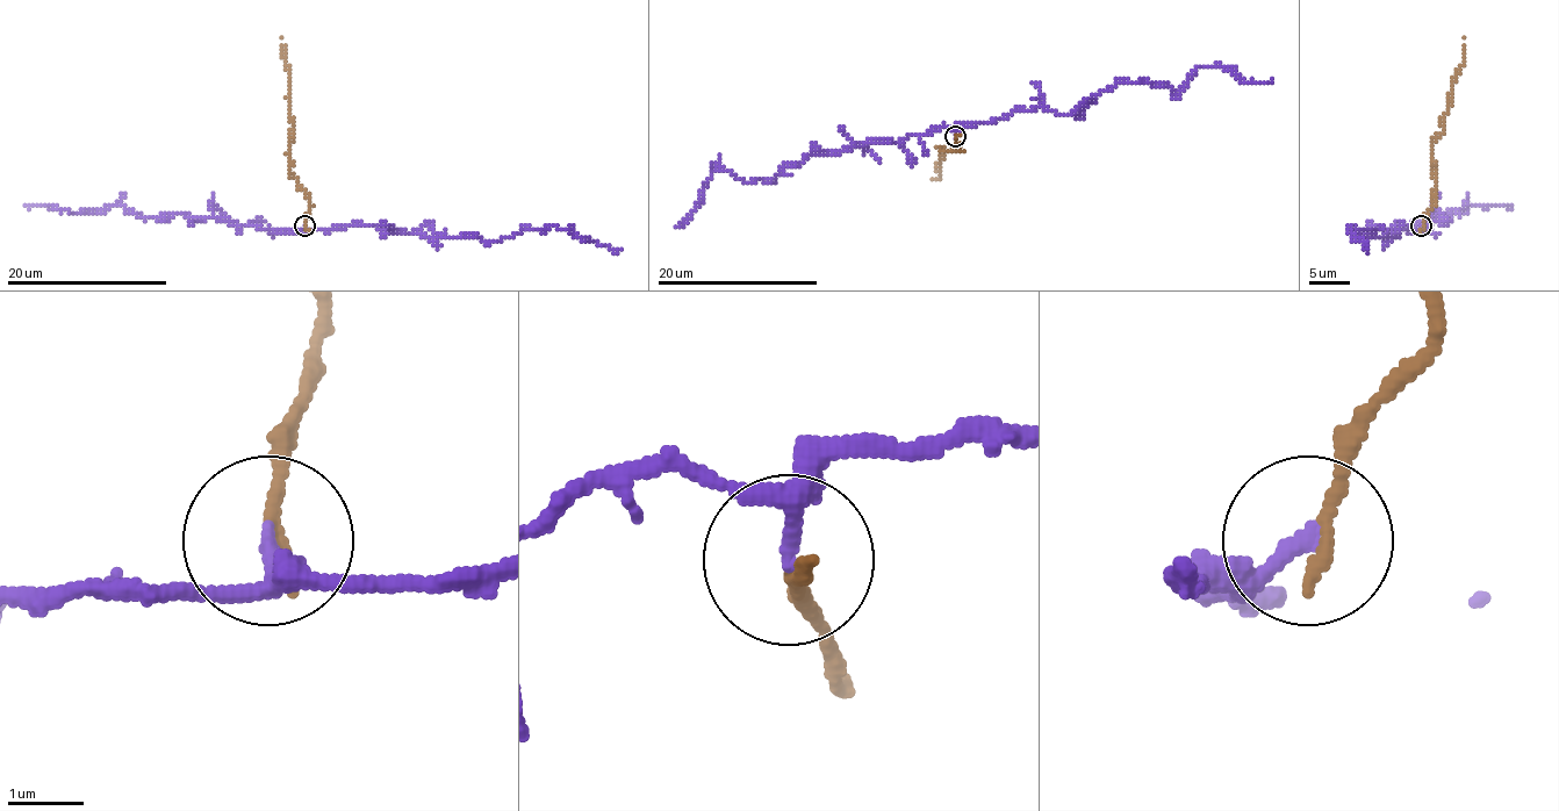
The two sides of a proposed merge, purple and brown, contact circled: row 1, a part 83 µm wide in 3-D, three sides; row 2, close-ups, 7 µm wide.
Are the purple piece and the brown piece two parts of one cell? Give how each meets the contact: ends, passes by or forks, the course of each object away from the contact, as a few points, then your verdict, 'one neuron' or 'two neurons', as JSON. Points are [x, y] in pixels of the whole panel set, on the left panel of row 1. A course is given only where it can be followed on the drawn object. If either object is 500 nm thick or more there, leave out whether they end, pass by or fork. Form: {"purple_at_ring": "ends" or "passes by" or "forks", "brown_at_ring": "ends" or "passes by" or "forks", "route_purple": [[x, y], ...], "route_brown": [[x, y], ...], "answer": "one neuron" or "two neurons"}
{"purple_at_ring": "passes by", "brown_at_ring": "ends", "route_purple": [[304, 227], [366, 224], [430, 238], [471, 235], [496, 243], [551, 224], [620, 249]], "route_brown": [[304, 224], [310, 205], [308, 194], [291, 170], [291, 69], [284, 60], [282, 36]], "answer": "two neurons"}

